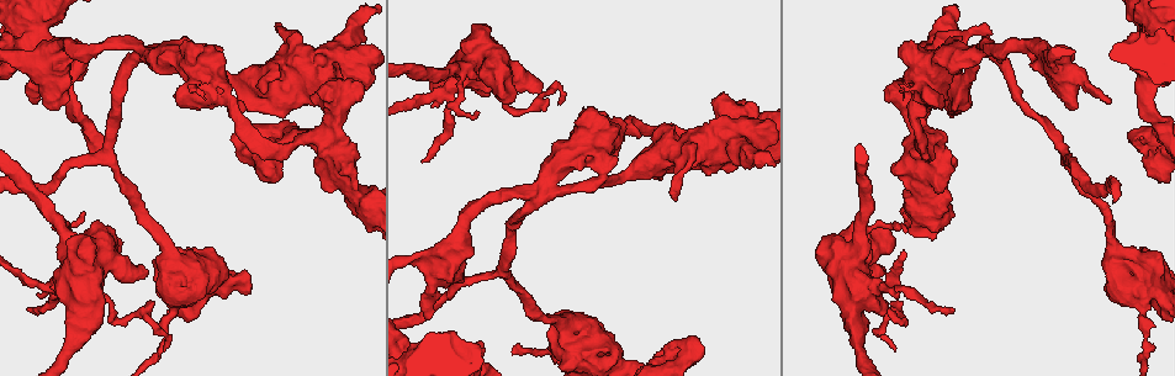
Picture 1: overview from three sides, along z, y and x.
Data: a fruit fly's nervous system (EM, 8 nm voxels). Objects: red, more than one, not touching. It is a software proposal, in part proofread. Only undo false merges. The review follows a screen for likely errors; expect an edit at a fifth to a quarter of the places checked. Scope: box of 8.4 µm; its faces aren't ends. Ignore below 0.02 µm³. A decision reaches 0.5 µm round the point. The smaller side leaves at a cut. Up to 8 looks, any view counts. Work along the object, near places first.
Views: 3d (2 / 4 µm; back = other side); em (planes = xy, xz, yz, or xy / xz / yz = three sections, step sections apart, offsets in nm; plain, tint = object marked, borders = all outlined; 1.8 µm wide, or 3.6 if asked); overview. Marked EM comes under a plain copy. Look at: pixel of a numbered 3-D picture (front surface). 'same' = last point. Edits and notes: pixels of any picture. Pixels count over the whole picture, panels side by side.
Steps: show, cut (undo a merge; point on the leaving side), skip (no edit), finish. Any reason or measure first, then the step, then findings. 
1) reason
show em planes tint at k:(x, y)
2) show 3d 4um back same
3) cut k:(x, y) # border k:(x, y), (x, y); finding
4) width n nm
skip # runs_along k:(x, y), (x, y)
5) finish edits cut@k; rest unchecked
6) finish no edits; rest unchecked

sudden change in width
show 3d 2um at 1:(1136, 143)

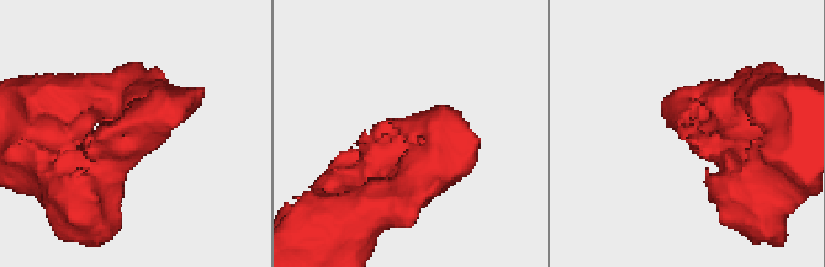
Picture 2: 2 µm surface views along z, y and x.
now the EM
show em xy step 4 tint at 2:(391, 133)

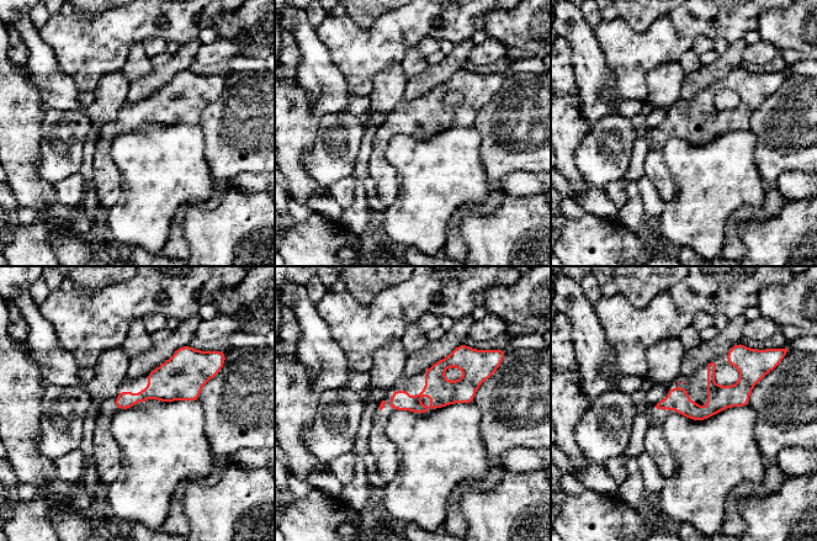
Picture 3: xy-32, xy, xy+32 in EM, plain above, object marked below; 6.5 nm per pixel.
show em planes borders same

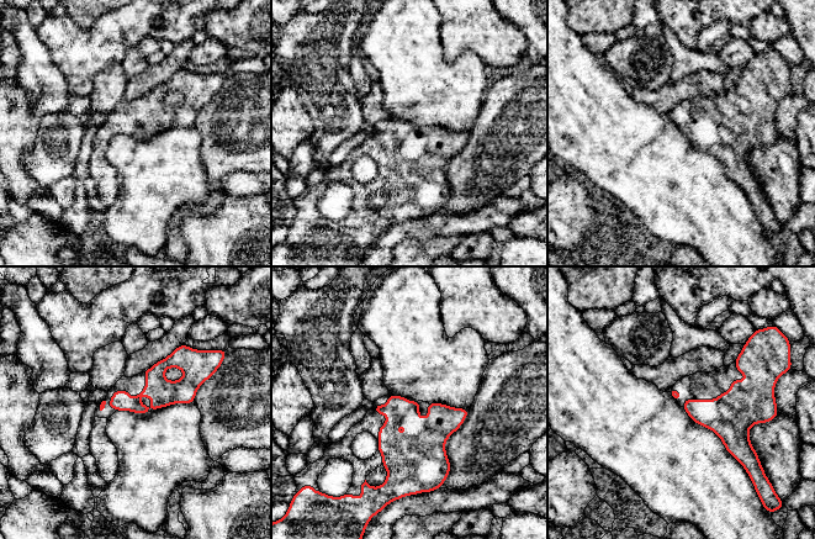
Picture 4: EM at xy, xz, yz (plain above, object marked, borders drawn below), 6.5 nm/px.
skip # runs_along 4:(196, 366), (175, 391), (112, 403); one neuron here

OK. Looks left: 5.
calibre changes
show 3d 4um at 1:(1145, 92)

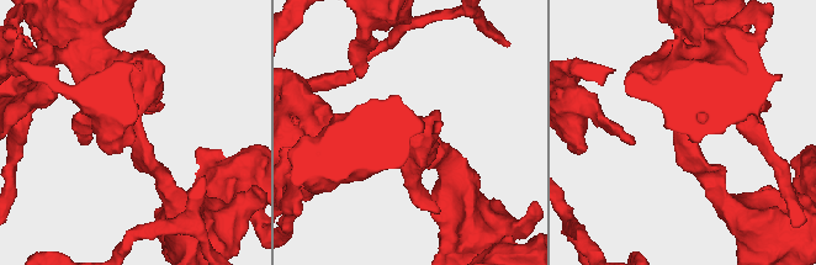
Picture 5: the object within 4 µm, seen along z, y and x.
arm_widths 200, 440 nm
show em planes tint at 5:(136, 126)

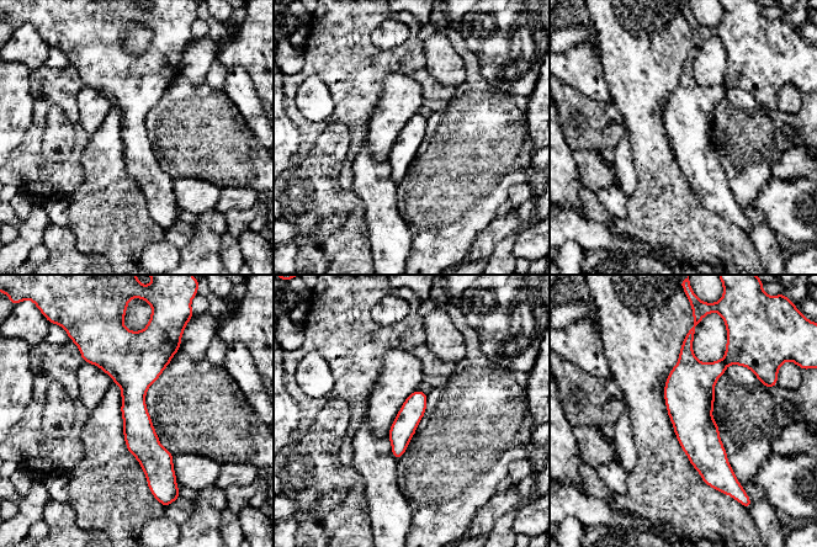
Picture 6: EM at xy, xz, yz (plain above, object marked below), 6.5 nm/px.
skip # runs_along 6:(130, 339), (154, 484); all the same neuron

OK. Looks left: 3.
sudden change in width
show em 3.6um planes tint at 1:(596, 136)

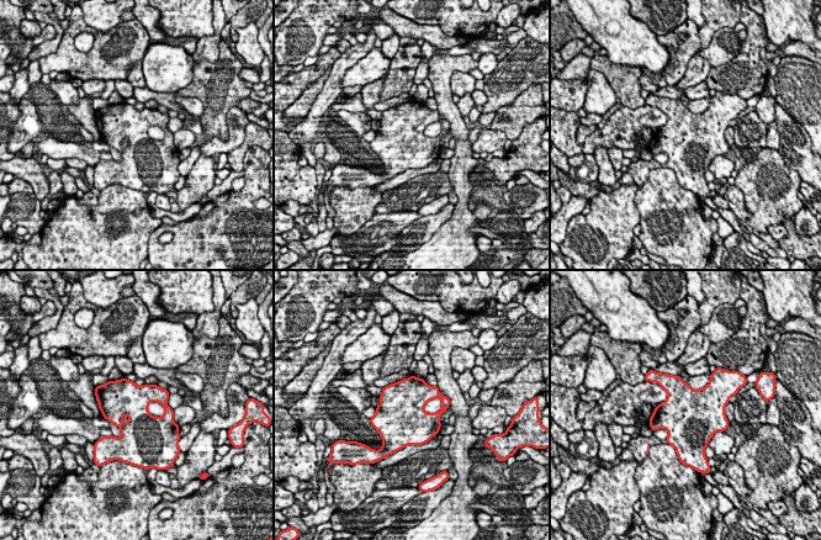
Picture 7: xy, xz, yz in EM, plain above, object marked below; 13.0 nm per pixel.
skip # all the same neuron

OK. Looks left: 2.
calibre changes
show em 3.6um yz step 4 tint at 1:(1153, 289)

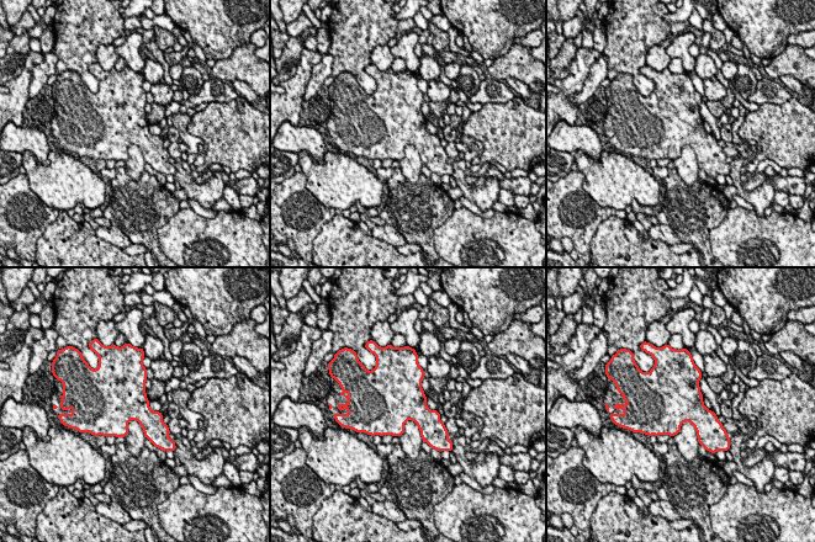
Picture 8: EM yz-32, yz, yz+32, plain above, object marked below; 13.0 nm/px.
another direction
show em 3.6um planes borders same

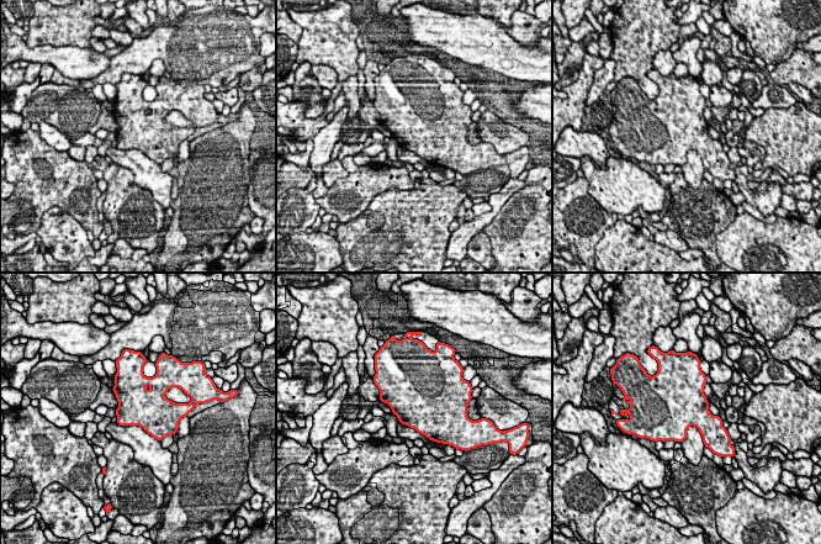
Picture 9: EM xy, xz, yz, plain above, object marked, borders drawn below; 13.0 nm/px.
skip # all the same neuron

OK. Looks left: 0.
finish no edits; rest unchecked

